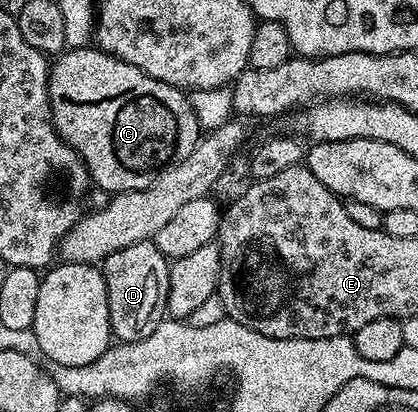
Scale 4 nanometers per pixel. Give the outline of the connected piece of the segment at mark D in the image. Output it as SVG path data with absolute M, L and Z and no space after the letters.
M151 240L119 248L119 252L111 252L111 256L100 263L99 269L107 284L112 337L117 342L147 340L147 336L151 336L151 332L155 332L155 328L165 321L170 265L170 259L165 258Z

